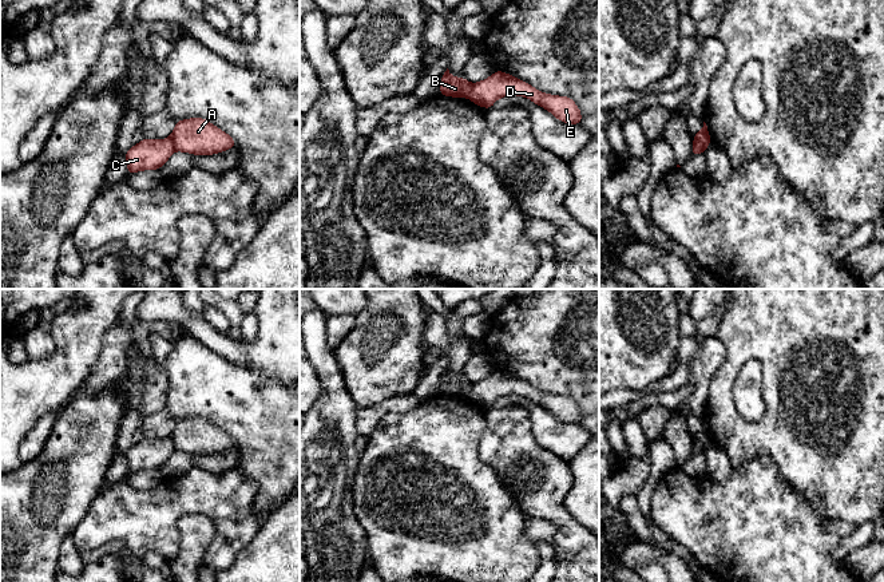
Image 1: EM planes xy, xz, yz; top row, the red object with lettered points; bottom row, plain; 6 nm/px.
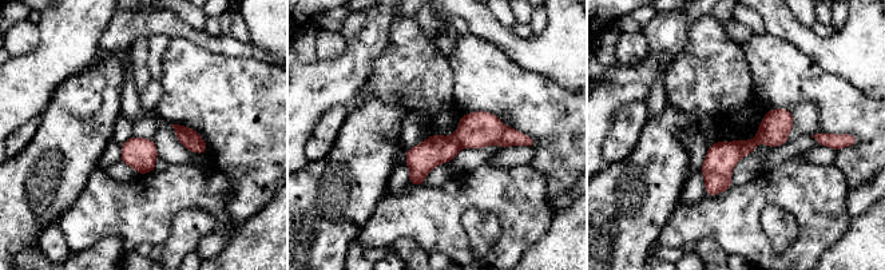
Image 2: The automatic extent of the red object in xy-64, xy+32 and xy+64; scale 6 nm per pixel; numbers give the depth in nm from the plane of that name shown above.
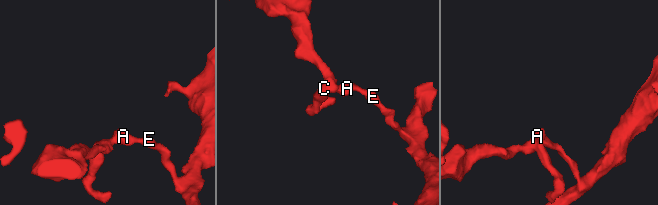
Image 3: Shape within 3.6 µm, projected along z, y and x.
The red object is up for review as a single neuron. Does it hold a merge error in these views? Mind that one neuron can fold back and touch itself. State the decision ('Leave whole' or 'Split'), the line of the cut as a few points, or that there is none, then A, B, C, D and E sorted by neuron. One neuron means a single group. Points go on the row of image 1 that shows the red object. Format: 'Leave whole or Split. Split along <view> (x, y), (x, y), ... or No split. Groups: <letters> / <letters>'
Split. Split along xy (169, 138), (175, 150). Groups: A D E / B C

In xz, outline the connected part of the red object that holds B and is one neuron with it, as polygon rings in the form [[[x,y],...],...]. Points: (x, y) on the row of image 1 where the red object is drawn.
[[[449,70],[443,74],[440,83],[439,95],[452,96],[452,98],[468,98],[471,91],[471,83],[463,78],[455,78],[449,74]]]

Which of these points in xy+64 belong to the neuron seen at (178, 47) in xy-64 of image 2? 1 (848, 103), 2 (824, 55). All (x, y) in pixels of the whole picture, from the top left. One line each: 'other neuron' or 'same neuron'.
1: same neuron
2: other neuron

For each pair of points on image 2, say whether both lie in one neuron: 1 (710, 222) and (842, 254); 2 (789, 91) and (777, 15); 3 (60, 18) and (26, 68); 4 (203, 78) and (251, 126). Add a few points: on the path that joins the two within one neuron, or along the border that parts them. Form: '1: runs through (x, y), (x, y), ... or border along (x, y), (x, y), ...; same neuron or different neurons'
1: border along (848, 229), (820, 255); different neurons
2: border along (766, 32), (794, 44), (808, 56); different neurons
3: runs through (60, 31), (60, 36), (39, 58); same neuron
4: runs through (215, 90), (239, 114); same neuron

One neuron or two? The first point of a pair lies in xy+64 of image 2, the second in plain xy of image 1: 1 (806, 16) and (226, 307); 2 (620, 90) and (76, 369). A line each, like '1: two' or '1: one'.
1: two
2: one

